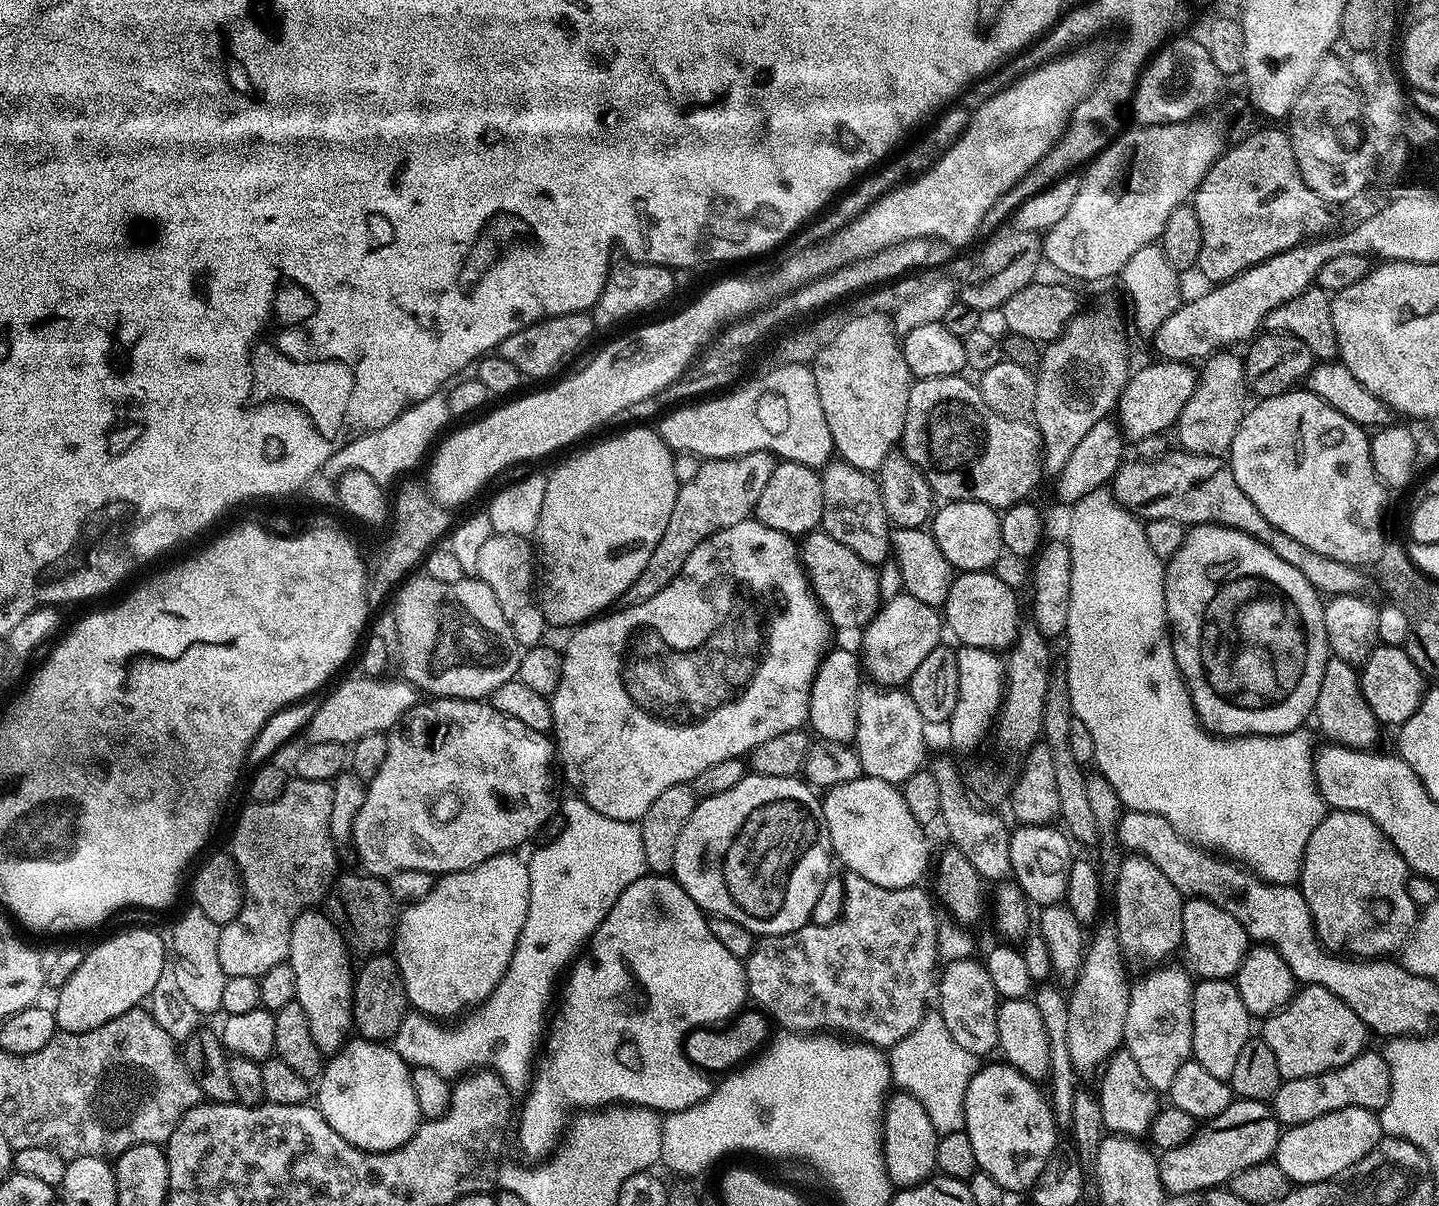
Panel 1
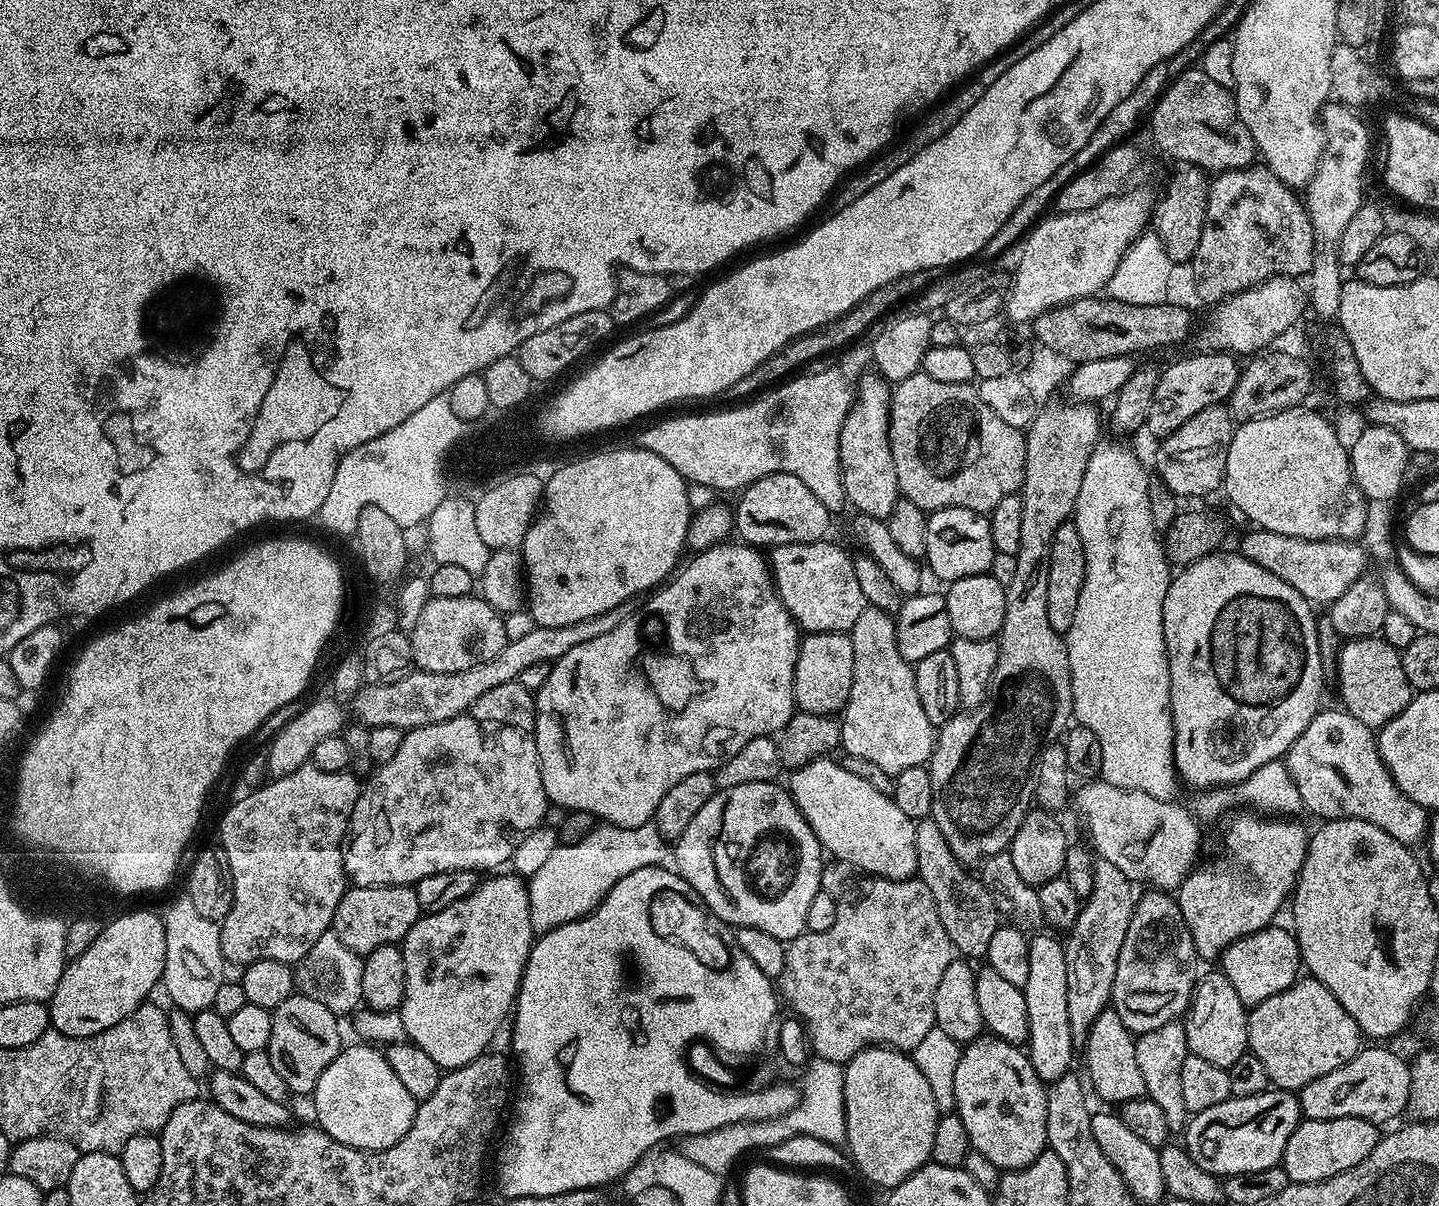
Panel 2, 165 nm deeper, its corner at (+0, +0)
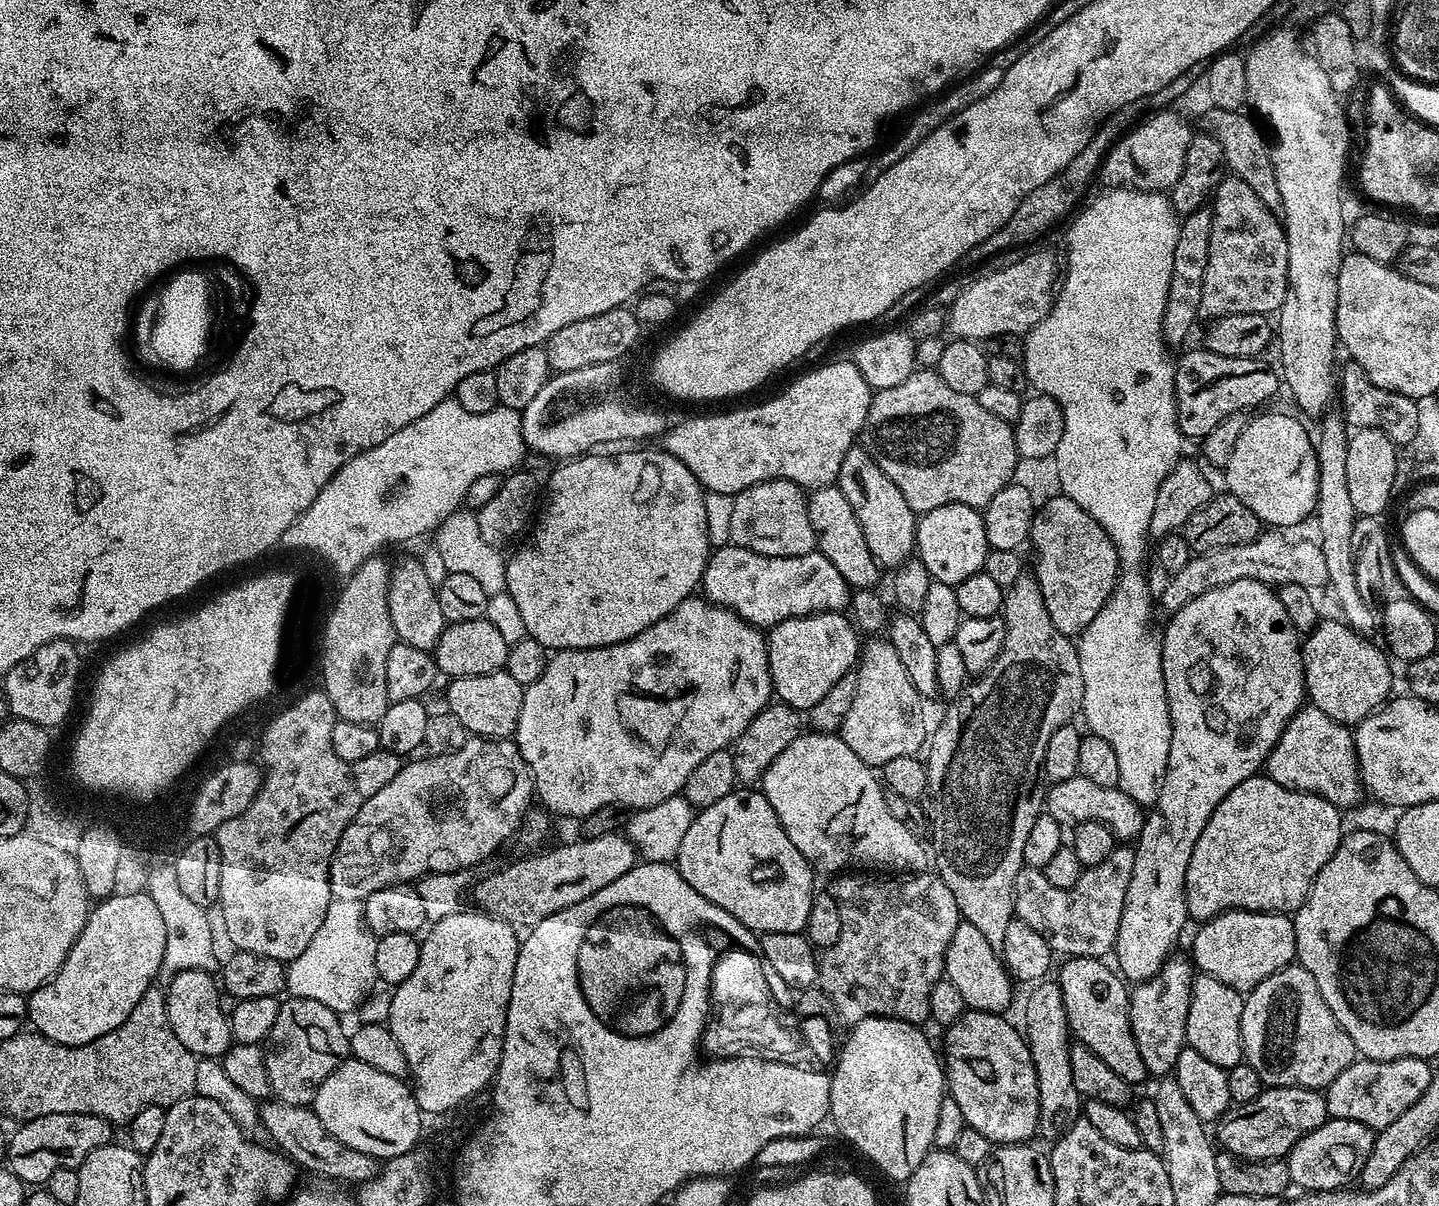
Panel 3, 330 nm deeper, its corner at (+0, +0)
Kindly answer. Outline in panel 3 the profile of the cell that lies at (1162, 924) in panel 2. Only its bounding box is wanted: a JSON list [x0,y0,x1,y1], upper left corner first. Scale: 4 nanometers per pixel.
[1128,959,1194,1078]

